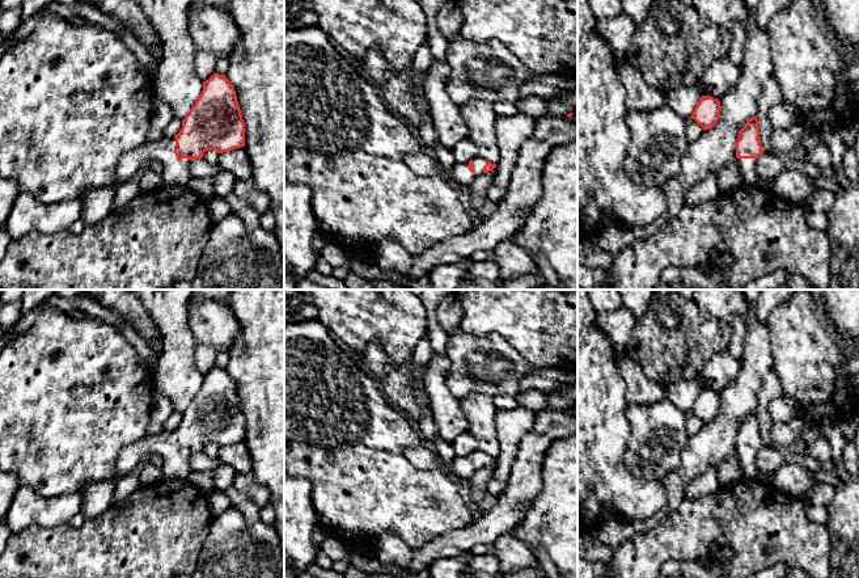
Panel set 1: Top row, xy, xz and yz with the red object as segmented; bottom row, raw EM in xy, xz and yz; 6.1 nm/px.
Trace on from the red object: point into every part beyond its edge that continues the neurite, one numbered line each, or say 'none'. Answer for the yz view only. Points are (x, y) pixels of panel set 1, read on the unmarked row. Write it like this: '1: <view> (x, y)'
1: yz (748, 463)

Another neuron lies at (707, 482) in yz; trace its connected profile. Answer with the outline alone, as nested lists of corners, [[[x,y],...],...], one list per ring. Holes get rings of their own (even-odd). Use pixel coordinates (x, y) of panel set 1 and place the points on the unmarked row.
[[[710,467],[704,473],[693,478],[685,489],[685,498],[699,498],[714,494],[719,490],[719,477],[715,467]]]

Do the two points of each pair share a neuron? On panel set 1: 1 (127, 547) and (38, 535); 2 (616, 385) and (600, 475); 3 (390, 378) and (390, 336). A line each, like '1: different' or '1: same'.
1: same
2: same
3: different

